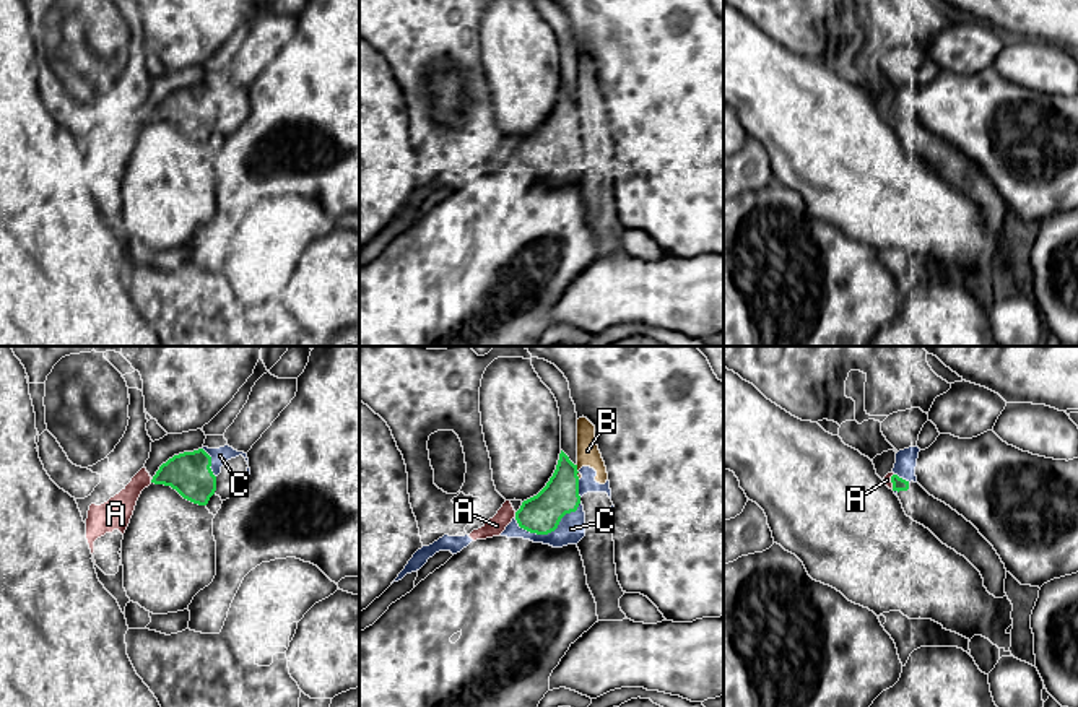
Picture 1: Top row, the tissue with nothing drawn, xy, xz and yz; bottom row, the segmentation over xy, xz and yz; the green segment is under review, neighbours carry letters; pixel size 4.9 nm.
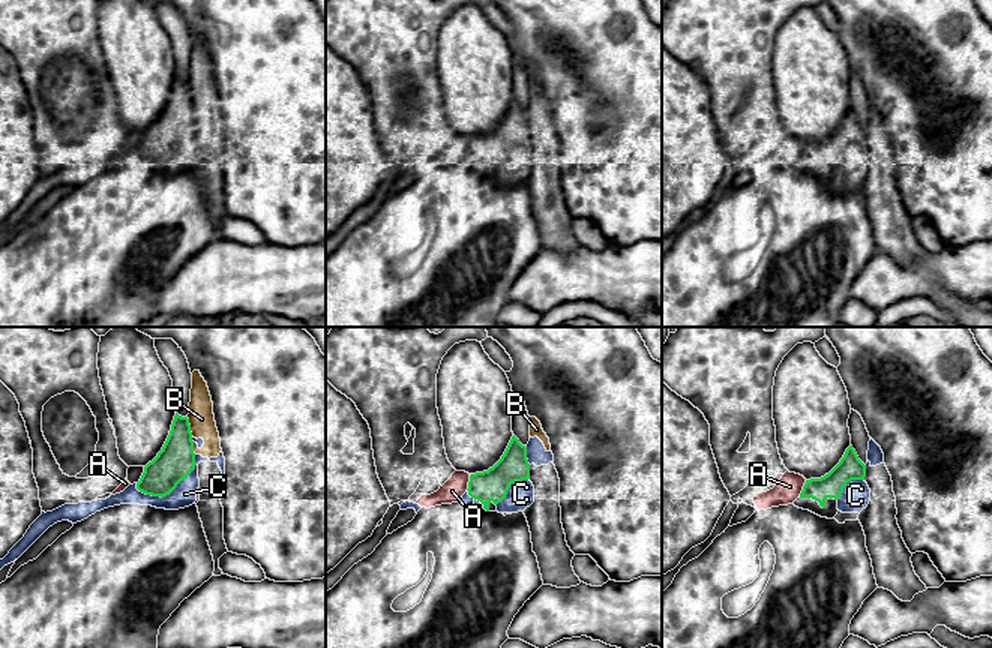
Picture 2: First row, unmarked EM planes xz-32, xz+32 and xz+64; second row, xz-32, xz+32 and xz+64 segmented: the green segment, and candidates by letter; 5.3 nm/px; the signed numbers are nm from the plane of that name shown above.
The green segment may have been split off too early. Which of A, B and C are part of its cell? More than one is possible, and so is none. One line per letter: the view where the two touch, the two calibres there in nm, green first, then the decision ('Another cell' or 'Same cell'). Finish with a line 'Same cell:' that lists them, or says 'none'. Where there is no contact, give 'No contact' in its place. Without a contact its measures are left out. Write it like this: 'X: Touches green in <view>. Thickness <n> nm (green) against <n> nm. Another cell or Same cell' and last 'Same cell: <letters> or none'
A: Touches green in xz. Thickness 190 nm (green) against 90 nm. Another cell
B: Touches green in xz. Thickness 180 nm (green) against 110 nm. Another cell
C: Touches green in xz. Thickness 190 nm (green) against 140 nm. Same cell
Same cell: C

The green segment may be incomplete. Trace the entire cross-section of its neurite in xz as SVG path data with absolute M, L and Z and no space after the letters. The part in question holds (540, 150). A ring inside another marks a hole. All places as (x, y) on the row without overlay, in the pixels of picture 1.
M561 86L546 122L522 138L501 172L524 174L553 184L577 180L585 172L585 148L580 133L587 128L606 128L611 135L610 117L600 120L595 112L593 104L579 106Z

